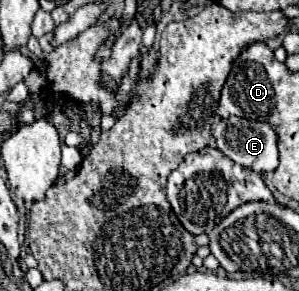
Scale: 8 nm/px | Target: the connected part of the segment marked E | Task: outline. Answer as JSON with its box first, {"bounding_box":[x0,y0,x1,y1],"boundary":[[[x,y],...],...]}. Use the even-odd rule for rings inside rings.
{"bounding_box":[212,117,278,173],"boundary":[[[230,117],[222,119],[212,131],[218,149],[234,163],[248,167],[256,173],[272,173],[278,167],[278,135],[272,125],[258,125],[258,121]]]}

